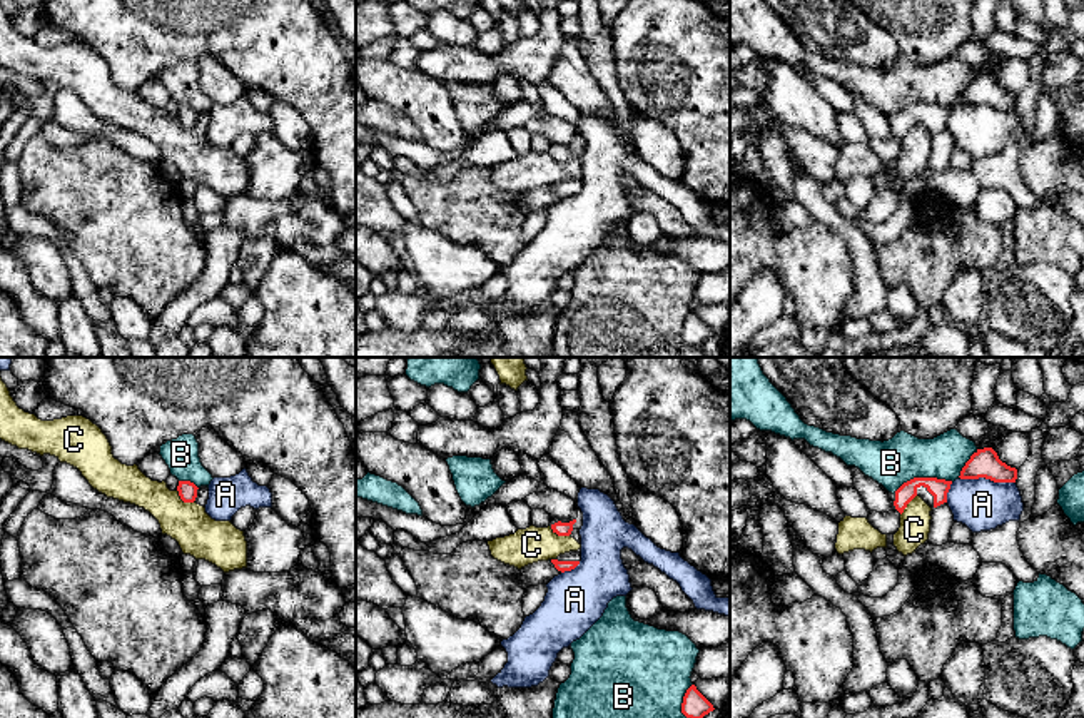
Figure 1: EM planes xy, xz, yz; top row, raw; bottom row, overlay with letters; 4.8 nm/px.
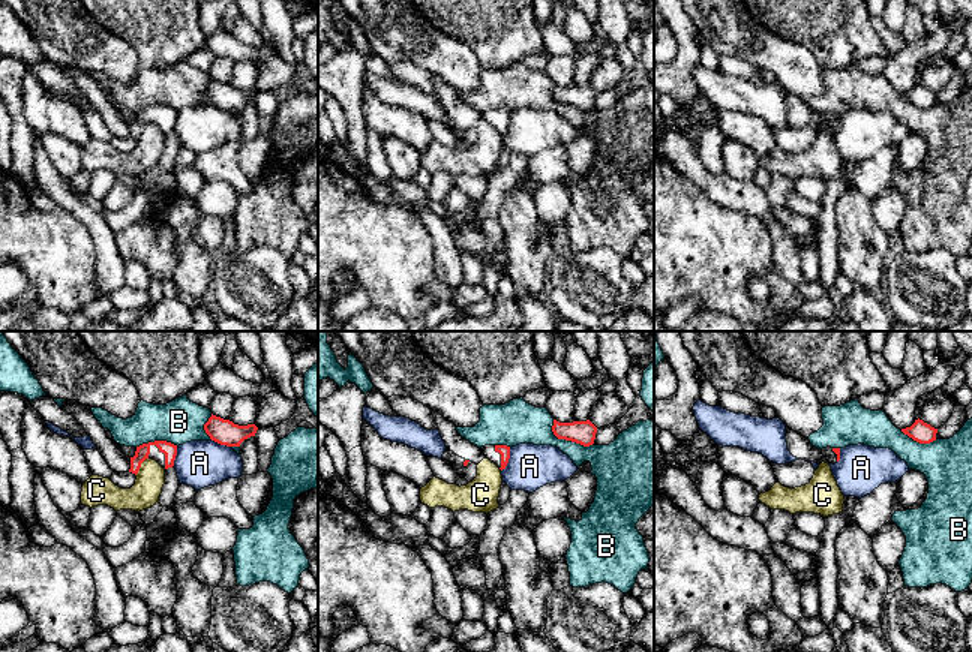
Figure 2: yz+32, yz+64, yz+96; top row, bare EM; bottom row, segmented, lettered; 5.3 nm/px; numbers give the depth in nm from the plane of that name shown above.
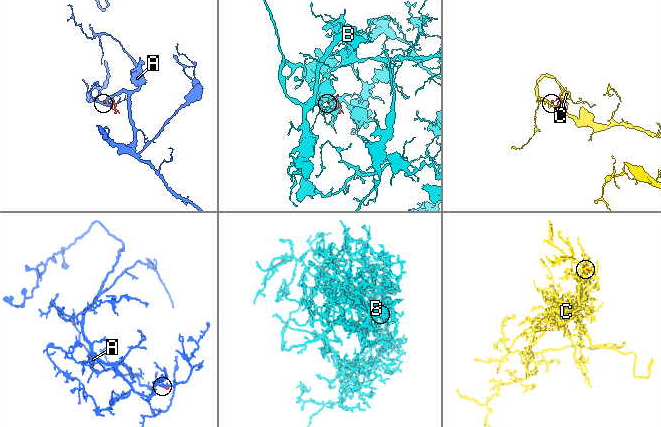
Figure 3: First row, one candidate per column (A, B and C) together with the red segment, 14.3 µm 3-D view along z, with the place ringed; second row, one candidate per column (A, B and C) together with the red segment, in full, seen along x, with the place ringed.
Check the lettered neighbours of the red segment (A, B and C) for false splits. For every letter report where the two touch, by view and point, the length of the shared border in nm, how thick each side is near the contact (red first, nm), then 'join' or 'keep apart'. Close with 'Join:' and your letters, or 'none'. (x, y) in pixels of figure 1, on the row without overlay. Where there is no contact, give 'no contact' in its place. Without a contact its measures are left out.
A: yz (987, 104) | 280 nm | 140/260 nm | keep apart
B: yz (922, 104) | 300 nm | 90/220 nm | keep apart
C: xz (560, 161) | 110 nm | 70/170 nm | keep apart
Join: none

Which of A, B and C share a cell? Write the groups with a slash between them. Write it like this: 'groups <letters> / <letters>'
groups A / B / C

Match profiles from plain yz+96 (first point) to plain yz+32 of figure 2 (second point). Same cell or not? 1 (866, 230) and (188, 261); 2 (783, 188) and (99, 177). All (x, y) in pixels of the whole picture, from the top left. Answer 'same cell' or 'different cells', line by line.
1: same cell
2: same cell

